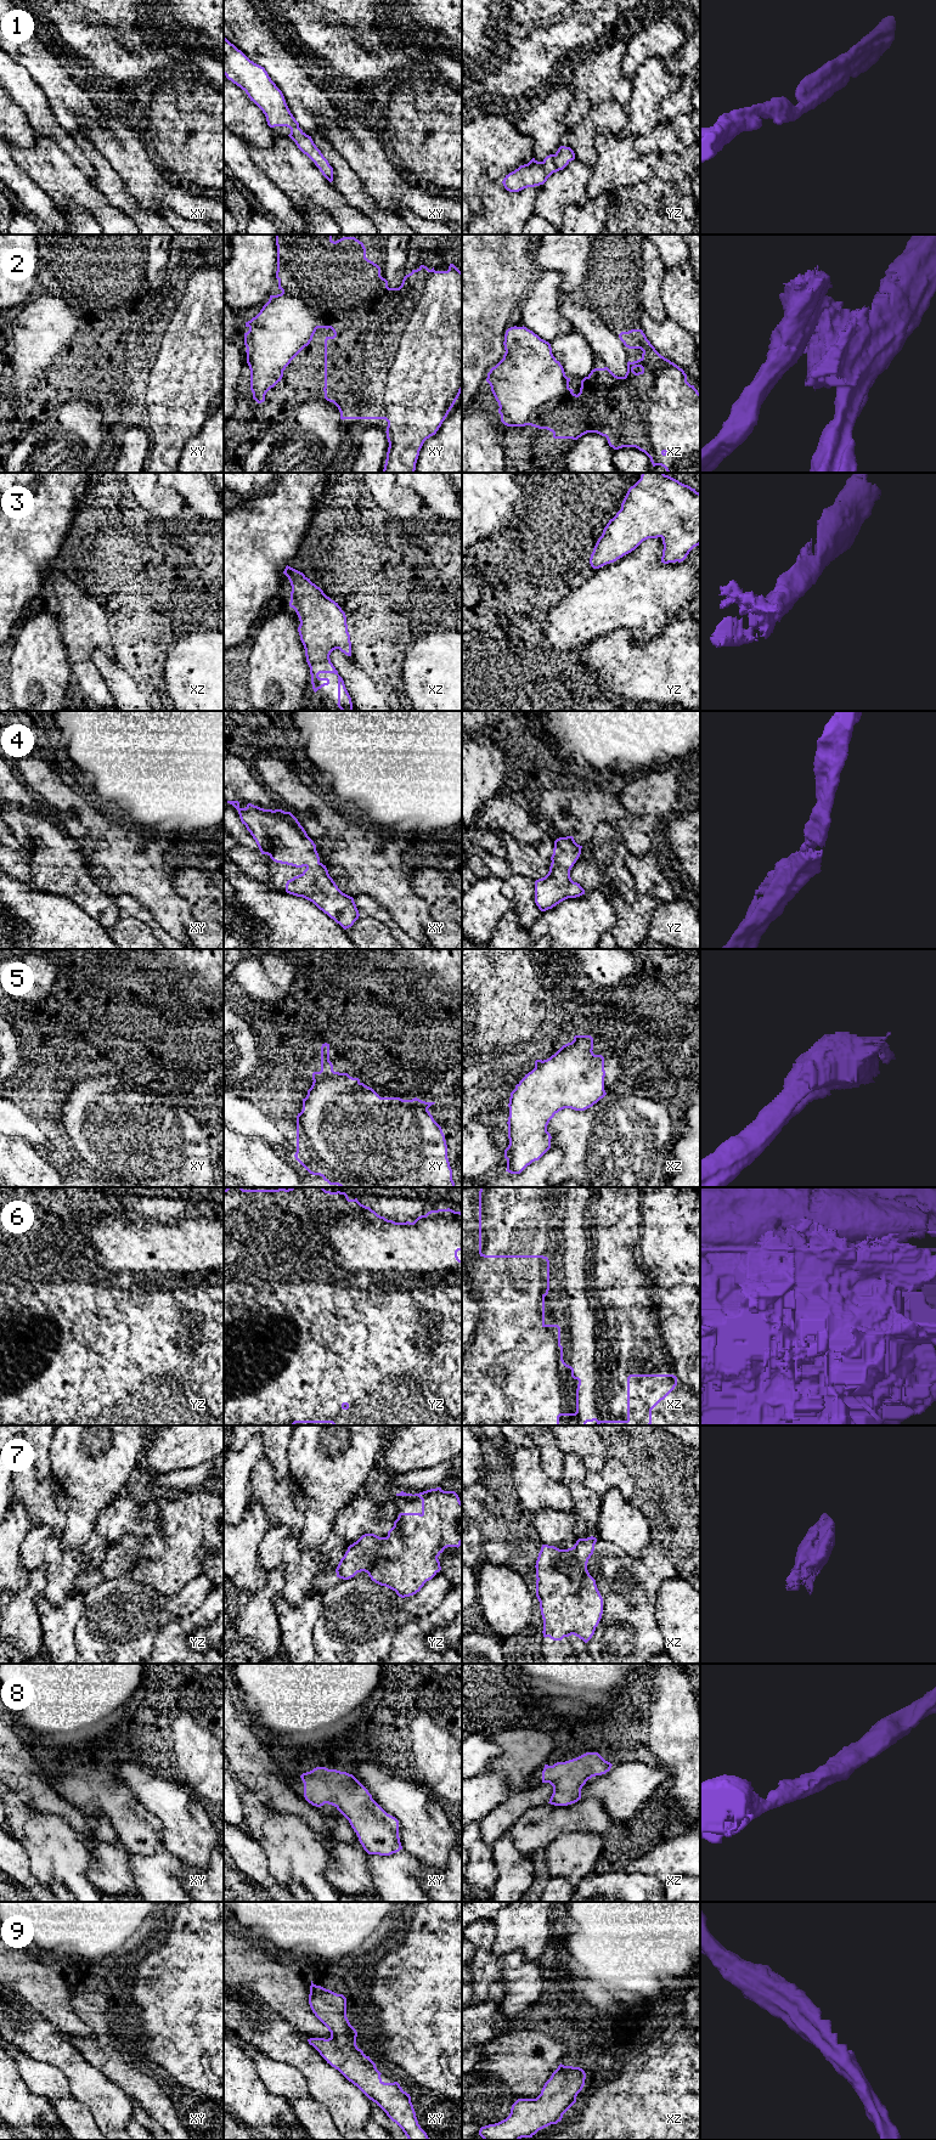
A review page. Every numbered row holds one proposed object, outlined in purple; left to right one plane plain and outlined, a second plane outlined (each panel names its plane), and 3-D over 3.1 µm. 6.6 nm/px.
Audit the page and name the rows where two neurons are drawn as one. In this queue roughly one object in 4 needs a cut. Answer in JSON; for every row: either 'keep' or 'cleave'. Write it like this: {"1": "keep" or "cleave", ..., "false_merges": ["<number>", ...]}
{"1": "keep", "2": "cleave", "3": "keep", "4": "keep", "5": "keep", "6": "cleave", "7": "cleave", "8": "keep", "9": "keep", "false_merges": ["2", "6", "7"]}

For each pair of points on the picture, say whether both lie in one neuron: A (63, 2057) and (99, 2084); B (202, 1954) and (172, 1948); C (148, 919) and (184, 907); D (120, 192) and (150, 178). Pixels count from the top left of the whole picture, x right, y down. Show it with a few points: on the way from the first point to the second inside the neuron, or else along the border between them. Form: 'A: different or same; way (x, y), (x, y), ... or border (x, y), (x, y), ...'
A: same; way (72, 2061), (90, 2079)
B: different; border (179, 1920), (172, 1941), (203, 1964)
C: different; border (133, 898), (173, 936)
D: different; border (117, 171), (127, 190), (147, 209)

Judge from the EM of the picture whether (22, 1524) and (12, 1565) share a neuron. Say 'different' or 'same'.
same

